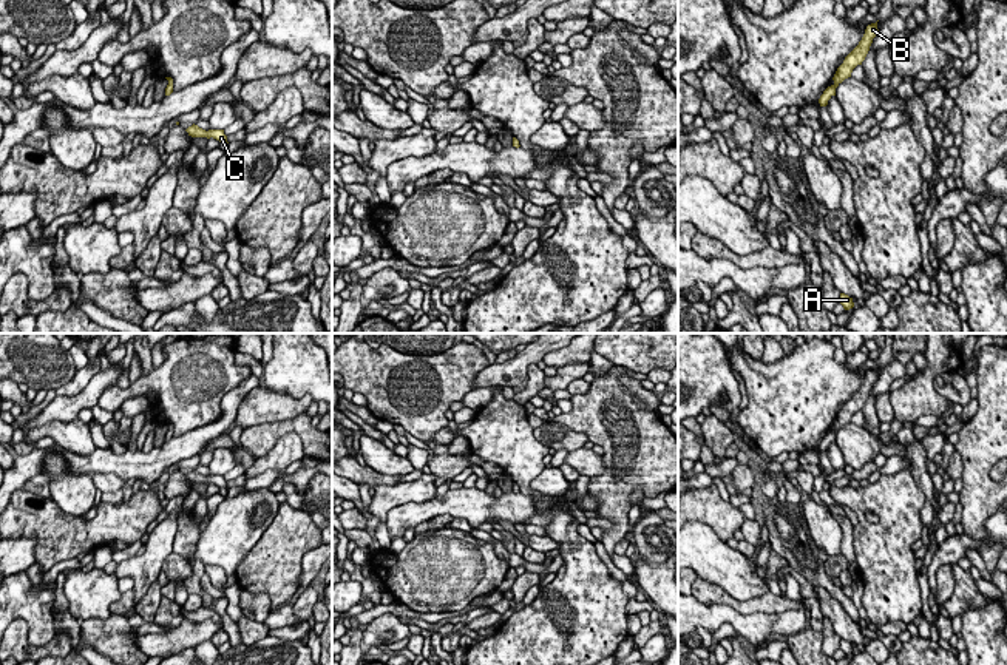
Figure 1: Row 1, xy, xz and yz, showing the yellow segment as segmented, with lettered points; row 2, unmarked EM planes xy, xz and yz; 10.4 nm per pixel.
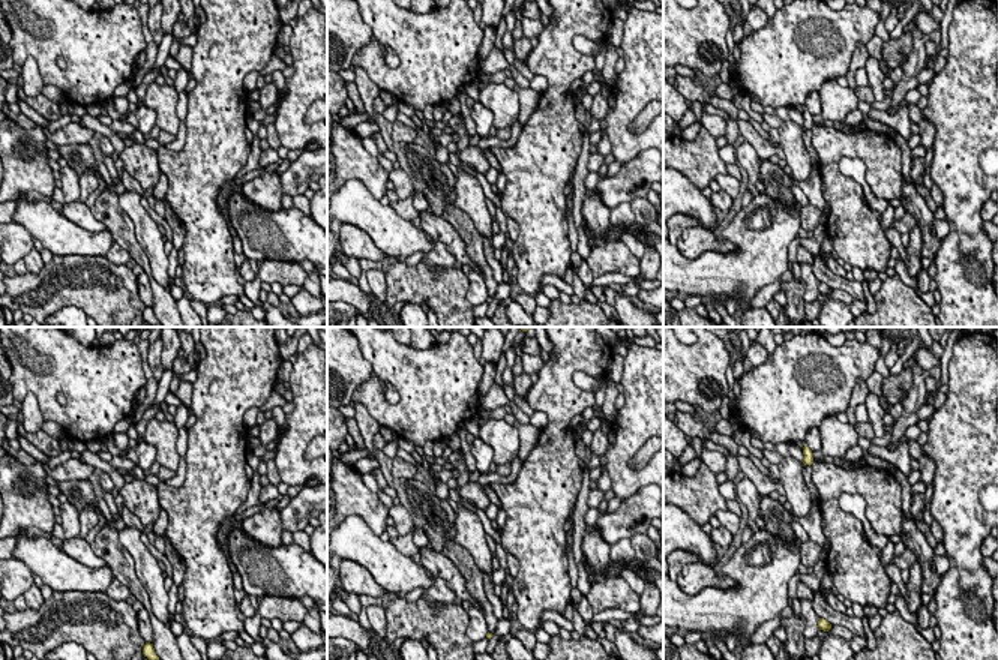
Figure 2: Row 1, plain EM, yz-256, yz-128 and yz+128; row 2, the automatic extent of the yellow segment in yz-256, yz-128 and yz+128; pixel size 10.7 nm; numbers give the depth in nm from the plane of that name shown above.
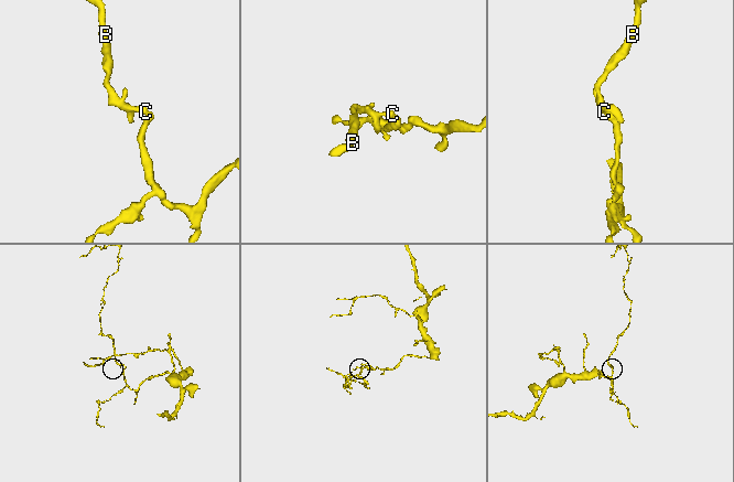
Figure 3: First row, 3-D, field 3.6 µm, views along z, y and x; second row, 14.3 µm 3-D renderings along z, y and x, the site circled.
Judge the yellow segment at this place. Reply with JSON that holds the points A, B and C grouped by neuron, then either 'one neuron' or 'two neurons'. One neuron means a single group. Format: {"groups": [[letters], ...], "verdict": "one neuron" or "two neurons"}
{"groups": [["A", "C"], ["B"]], "verdict": "two neurons"}

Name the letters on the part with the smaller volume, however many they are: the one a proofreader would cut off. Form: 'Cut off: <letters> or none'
Cut off: B

